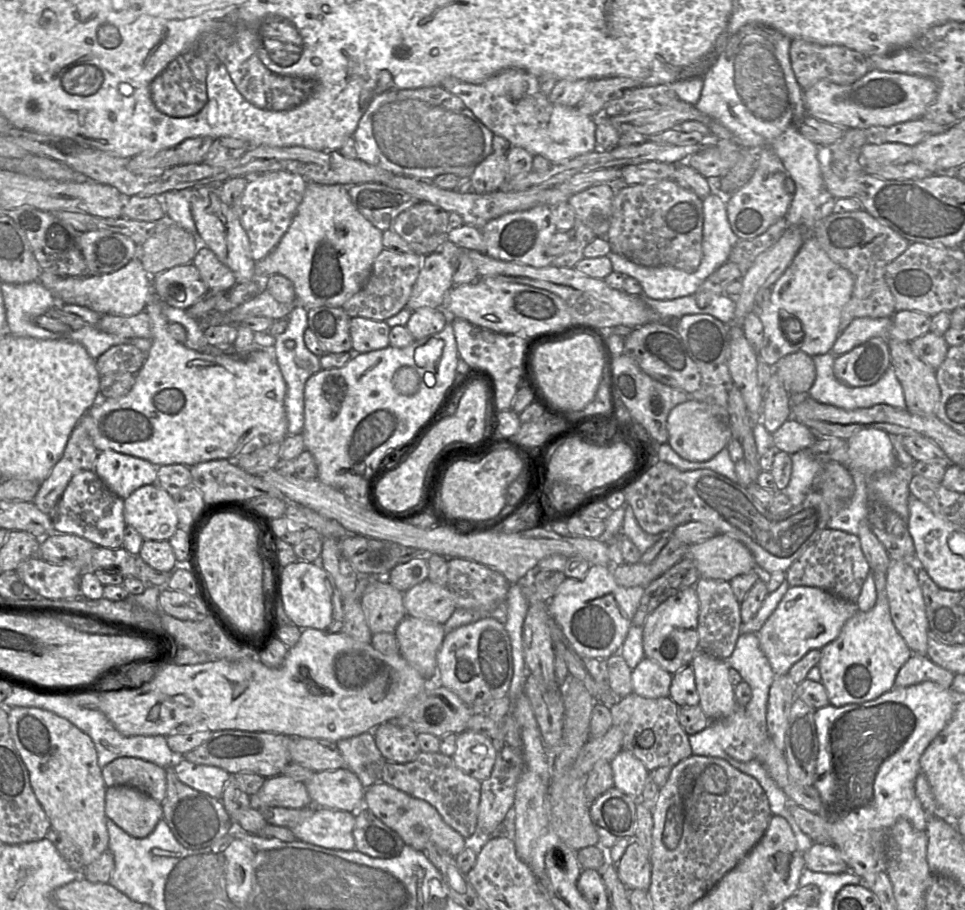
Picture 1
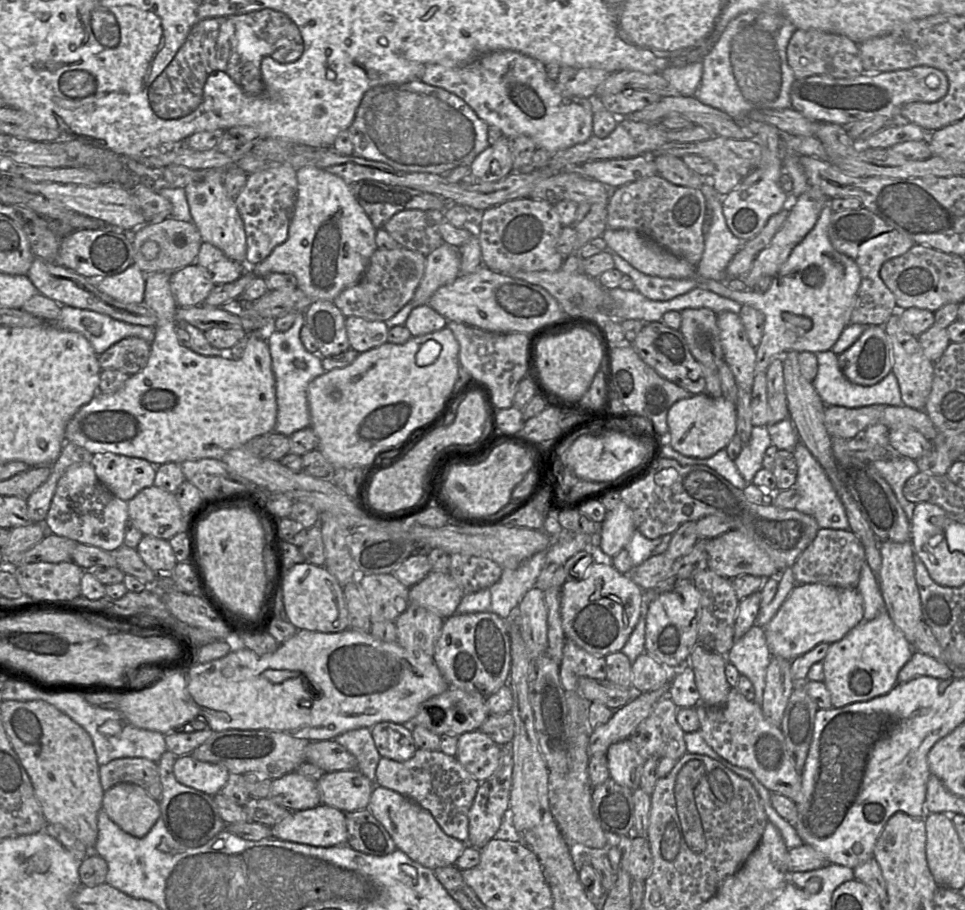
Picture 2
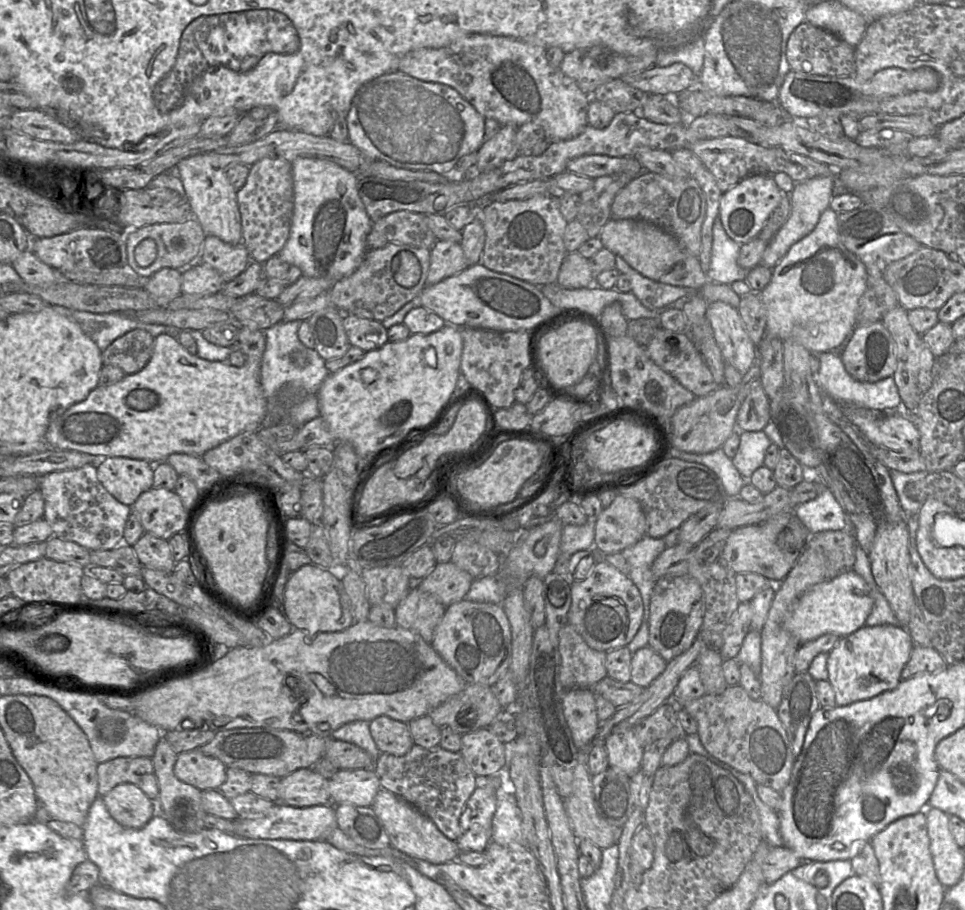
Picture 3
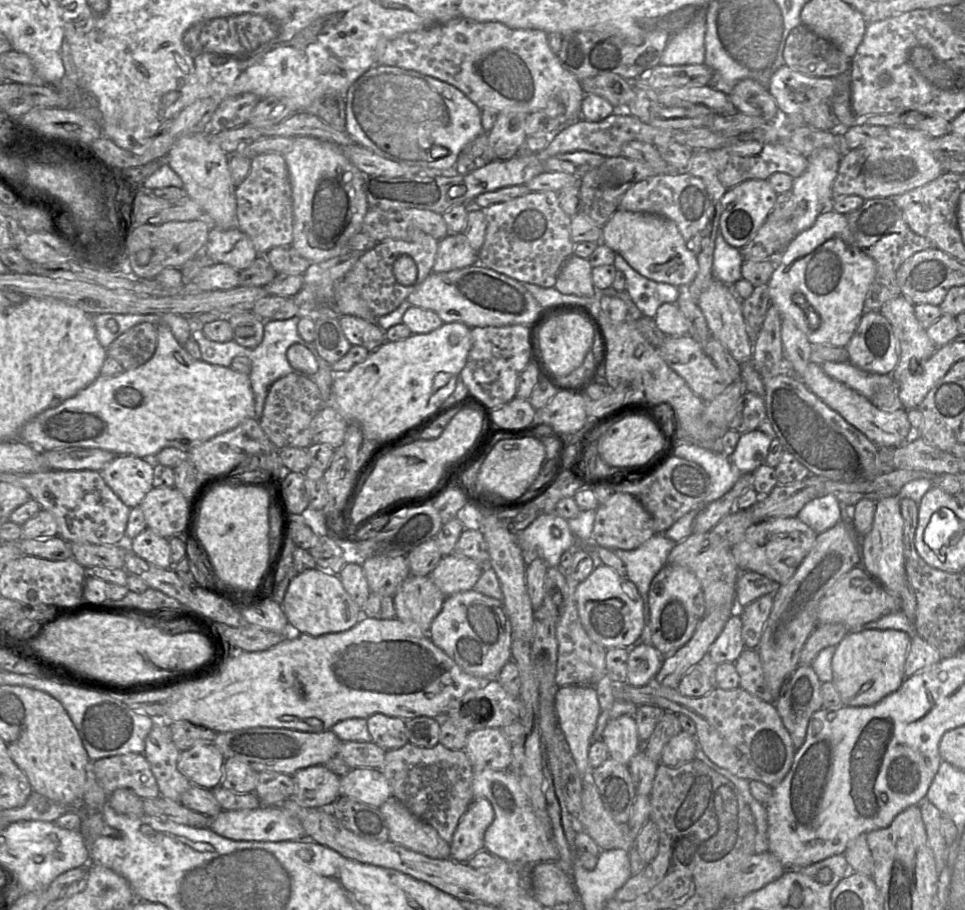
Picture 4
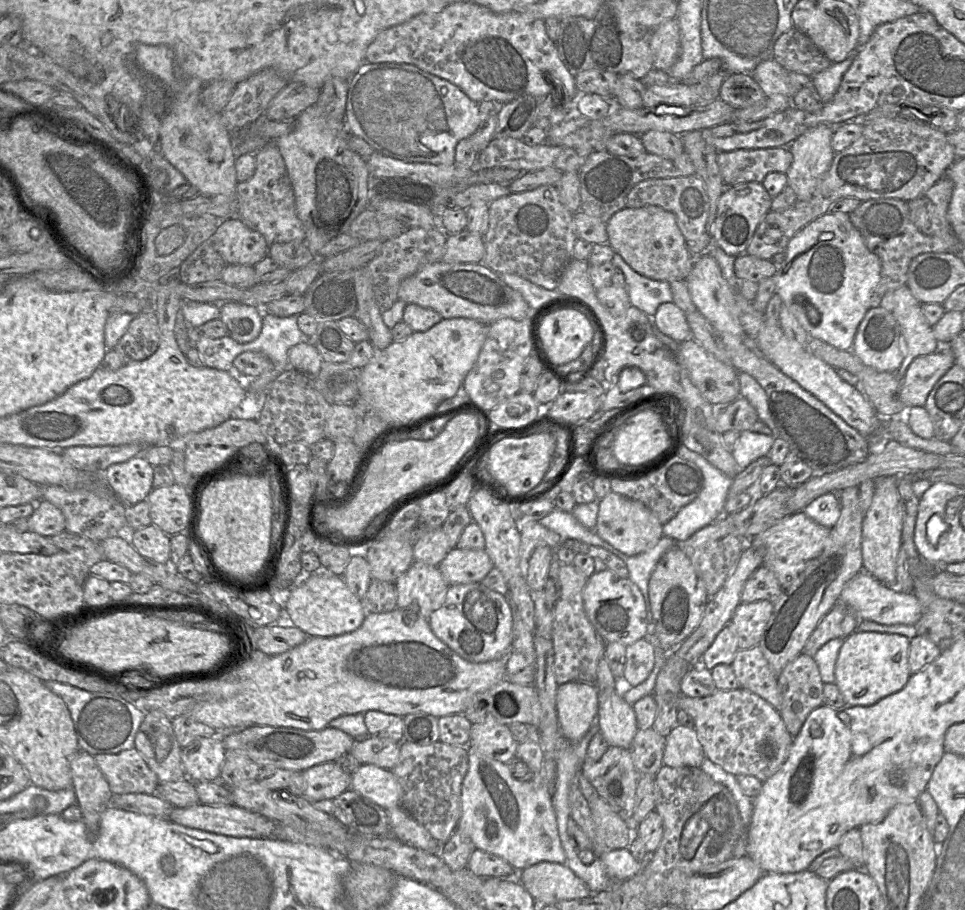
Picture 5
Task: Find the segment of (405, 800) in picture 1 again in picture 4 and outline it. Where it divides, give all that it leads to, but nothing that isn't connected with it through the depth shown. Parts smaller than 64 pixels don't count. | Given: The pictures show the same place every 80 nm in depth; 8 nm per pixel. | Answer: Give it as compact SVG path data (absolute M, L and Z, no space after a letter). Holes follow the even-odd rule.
M394 796L379 810L389 829L389 840L434 859L450 858L450 843L443 840L428 823L416 817Z

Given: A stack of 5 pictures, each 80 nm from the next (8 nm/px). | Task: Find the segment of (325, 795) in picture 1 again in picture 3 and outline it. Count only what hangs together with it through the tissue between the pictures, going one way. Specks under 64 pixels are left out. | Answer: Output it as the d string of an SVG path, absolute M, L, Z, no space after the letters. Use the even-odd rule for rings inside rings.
M374 768L338 770L329 780L328 786L333 805L353 804L370 807L381 789Z

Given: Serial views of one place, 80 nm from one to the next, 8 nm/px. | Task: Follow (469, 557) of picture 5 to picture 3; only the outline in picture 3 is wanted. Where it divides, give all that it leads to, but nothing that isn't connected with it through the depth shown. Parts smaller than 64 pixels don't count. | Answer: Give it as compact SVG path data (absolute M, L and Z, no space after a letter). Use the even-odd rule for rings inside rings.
M453 562L437 563L421 581L414 582L419 589L437 597L444 606L463 600L474 579Z

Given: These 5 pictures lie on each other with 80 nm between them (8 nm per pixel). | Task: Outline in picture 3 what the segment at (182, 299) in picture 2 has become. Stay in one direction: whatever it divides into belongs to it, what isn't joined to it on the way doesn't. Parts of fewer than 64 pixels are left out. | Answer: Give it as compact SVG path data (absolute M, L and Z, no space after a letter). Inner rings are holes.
M206 263L191 267L182 275L183 294L210 296L219 293L225 285L221 275Z

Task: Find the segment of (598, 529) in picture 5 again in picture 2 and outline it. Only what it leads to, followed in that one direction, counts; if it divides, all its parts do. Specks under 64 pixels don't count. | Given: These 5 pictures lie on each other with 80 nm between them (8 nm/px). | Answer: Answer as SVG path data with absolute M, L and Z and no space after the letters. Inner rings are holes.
M621 500L616 507L606 512L604 520L599 525L599 548L605 557L613 558L624 549L635 530L635 515Z

